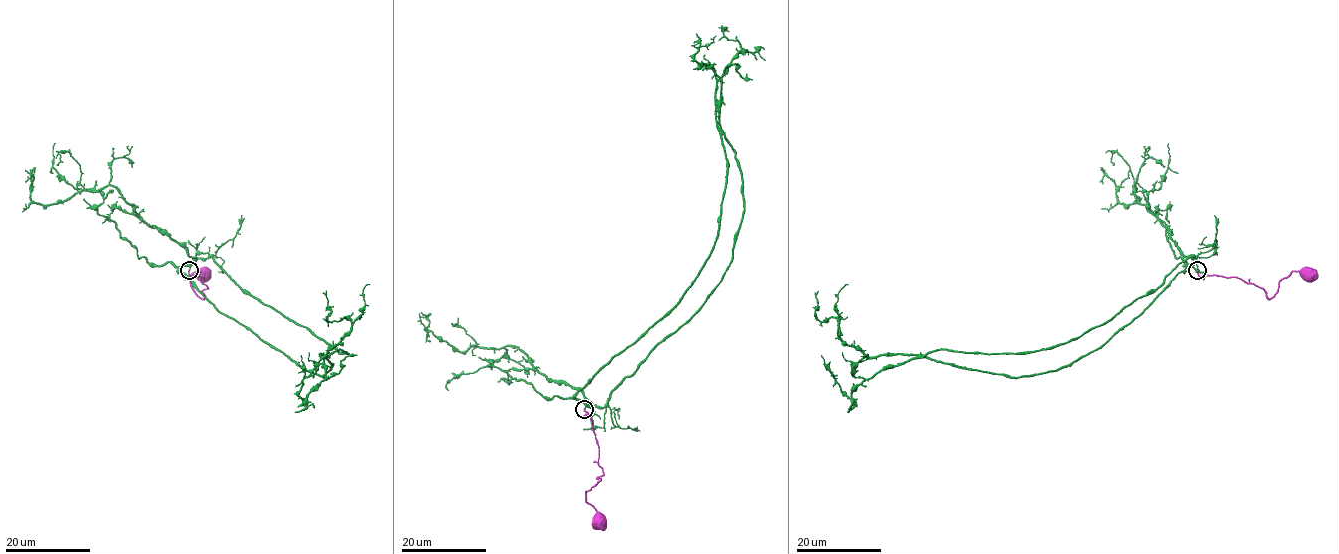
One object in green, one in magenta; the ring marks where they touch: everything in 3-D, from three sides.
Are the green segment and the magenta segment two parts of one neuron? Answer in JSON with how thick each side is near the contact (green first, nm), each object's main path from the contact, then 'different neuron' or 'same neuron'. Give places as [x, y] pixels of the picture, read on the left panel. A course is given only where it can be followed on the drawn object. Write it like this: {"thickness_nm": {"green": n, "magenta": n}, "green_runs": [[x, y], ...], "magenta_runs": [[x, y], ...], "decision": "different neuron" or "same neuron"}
{"thickness_nm": {"green": 140, "magenta": 200}, "green_runs": [[189, 270], [220, 312], [322, 377], [332, 364], [320, 354], [351, 331], [345, 317], [327, 320], [326, 290]], "magenta_runs": [[189, 270], [203, 277], [208, 287], [201, 298], [190, 277], [205, 271]], "decision": "same neuron"}

